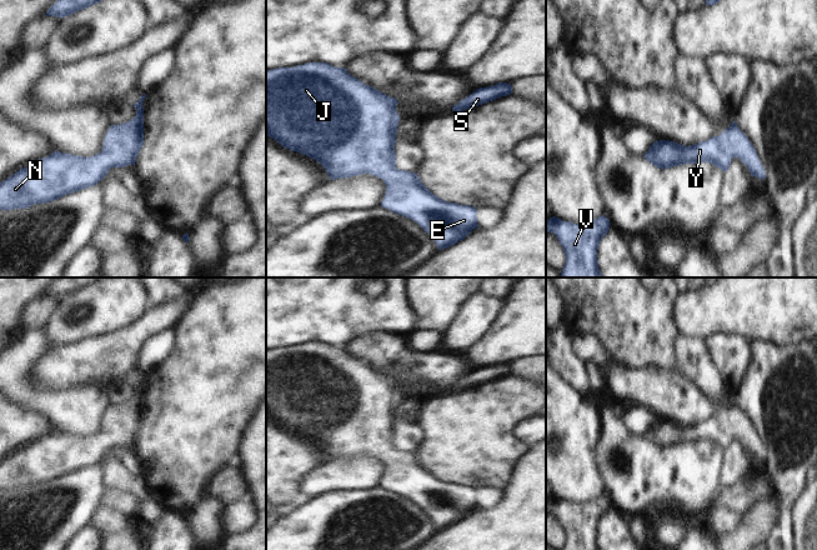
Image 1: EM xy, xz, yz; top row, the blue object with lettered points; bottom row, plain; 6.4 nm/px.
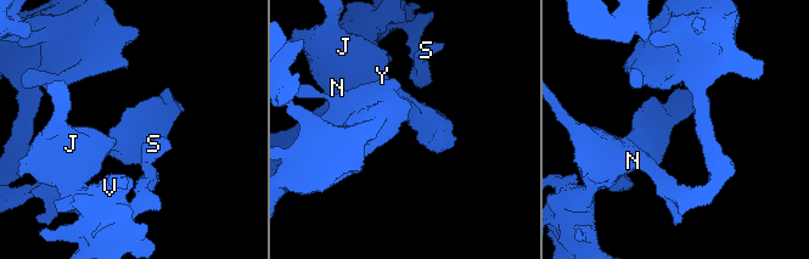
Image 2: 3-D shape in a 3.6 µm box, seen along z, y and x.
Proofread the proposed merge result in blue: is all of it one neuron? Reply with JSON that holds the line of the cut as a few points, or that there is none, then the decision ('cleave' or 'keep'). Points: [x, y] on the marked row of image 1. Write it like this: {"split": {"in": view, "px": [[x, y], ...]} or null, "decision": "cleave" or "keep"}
{"split": null, "decision": "keep"}

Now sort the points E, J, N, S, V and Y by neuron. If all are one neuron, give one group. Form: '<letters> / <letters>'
E J N S V Y

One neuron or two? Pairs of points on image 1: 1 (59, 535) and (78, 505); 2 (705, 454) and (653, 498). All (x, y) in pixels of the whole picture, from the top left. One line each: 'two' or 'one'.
1: one
2: one

